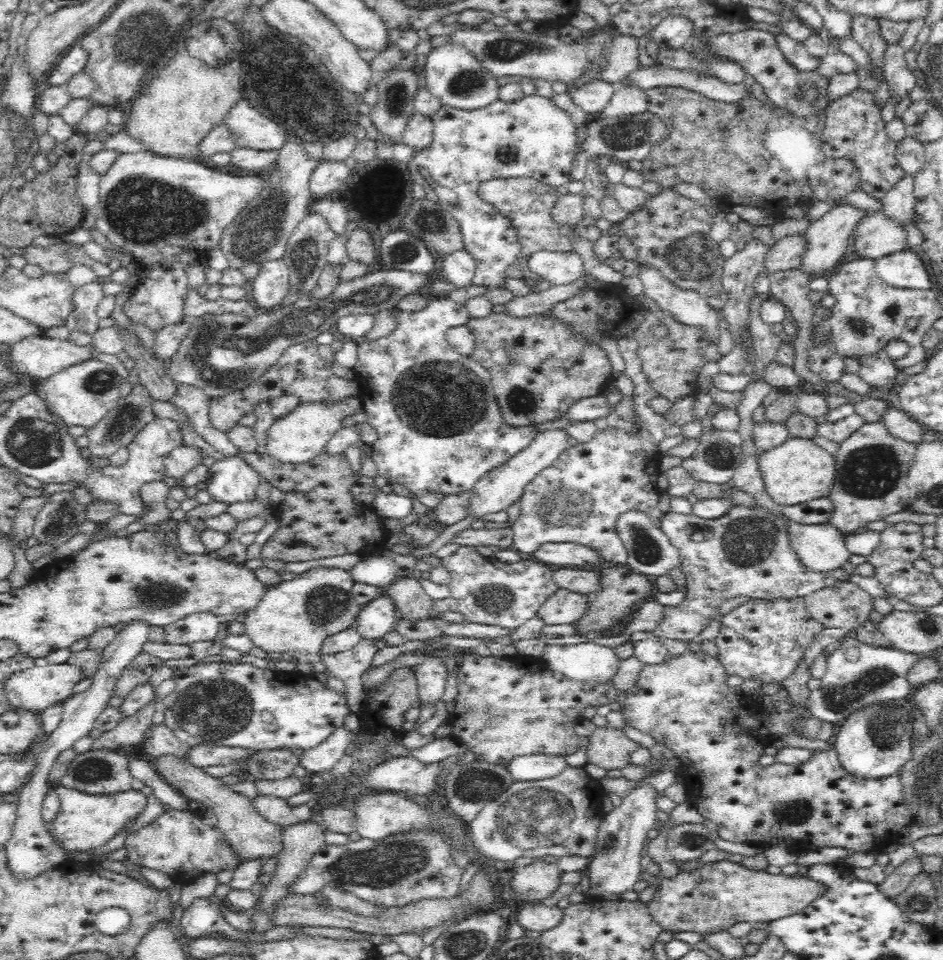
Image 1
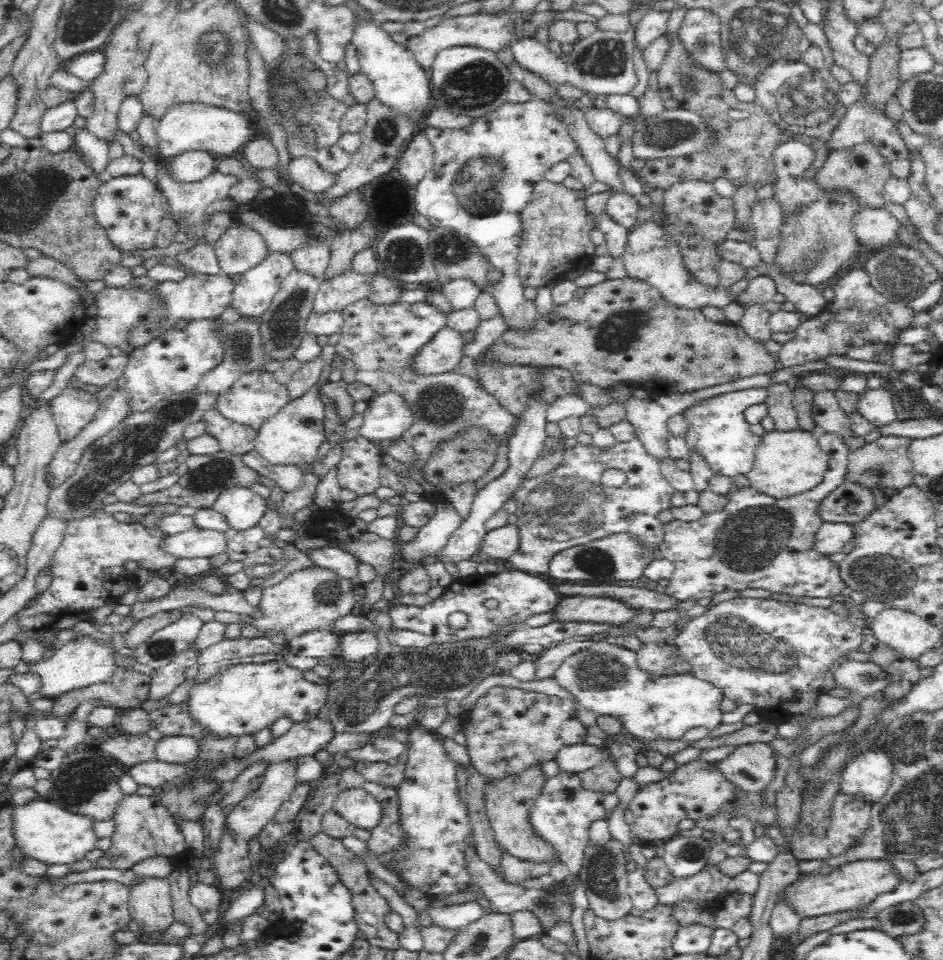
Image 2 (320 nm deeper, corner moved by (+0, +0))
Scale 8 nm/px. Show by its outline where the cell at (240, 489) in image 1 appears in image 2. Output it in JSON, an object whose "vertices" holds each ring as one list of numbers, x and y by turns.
{"vertices":[[235,486,224,489,212,507,228,521,230,529,245,531,259,524,267,511,267,501,252,489]]}

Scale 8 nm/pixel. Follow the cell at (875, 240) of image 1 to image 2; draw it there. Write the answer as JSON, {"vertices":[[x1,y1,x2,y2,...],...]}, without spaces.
{"vertices":[[883,207,861,209,853,217,852,223,860,247,874,246,875,250,896,244,895,237,901,228,899,220]]}

